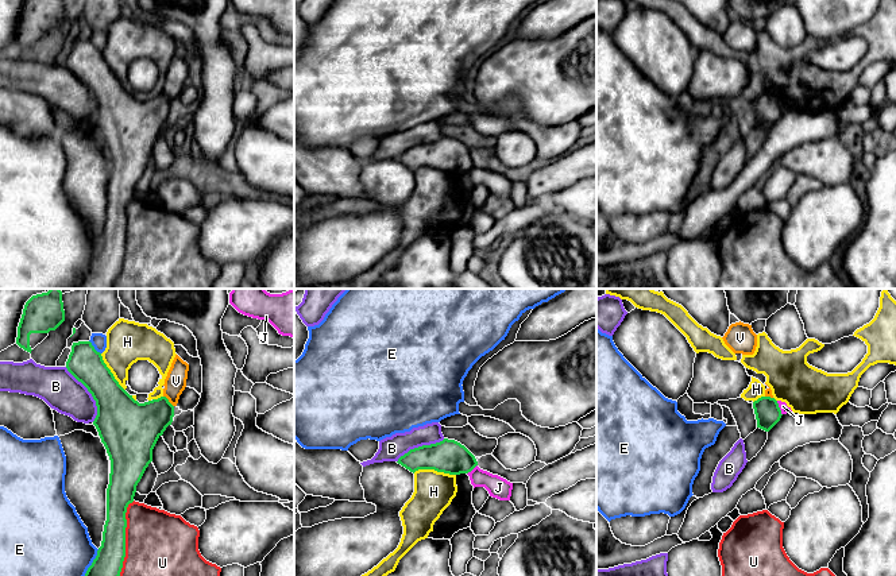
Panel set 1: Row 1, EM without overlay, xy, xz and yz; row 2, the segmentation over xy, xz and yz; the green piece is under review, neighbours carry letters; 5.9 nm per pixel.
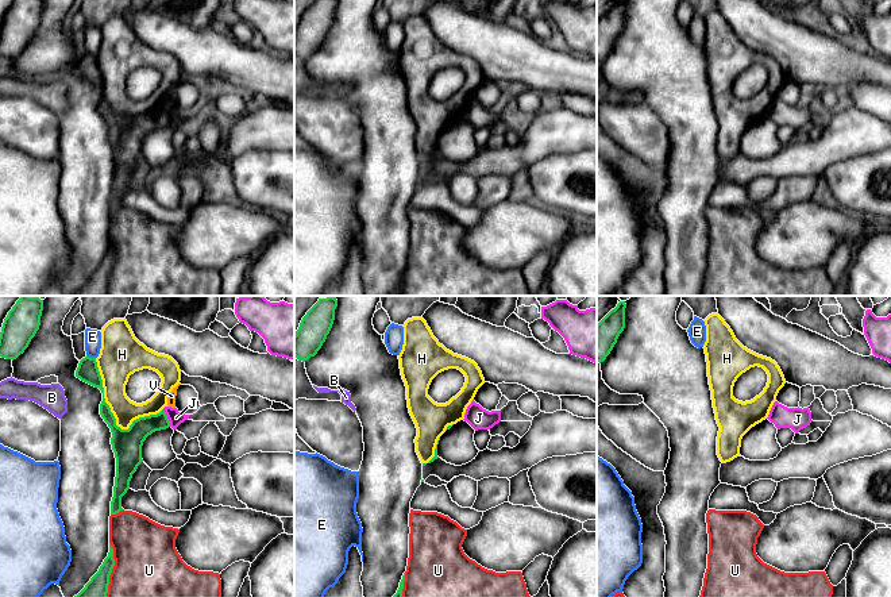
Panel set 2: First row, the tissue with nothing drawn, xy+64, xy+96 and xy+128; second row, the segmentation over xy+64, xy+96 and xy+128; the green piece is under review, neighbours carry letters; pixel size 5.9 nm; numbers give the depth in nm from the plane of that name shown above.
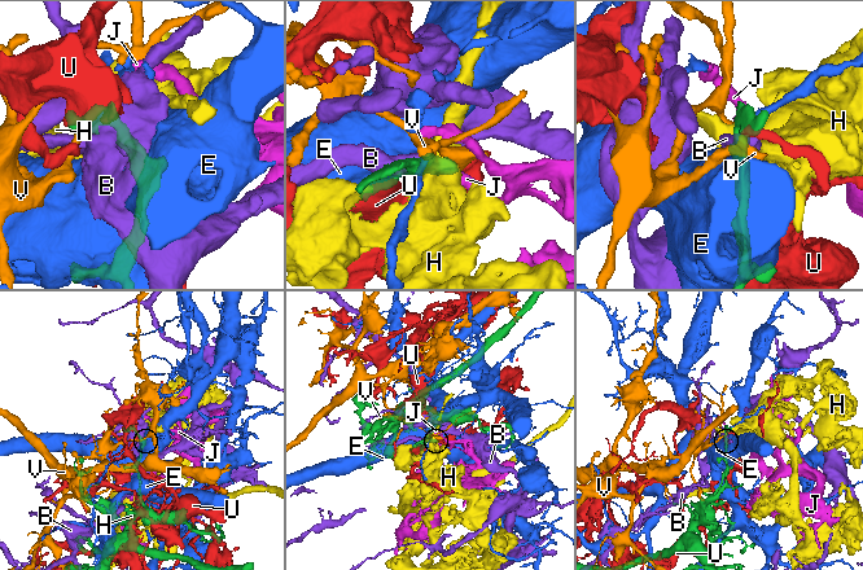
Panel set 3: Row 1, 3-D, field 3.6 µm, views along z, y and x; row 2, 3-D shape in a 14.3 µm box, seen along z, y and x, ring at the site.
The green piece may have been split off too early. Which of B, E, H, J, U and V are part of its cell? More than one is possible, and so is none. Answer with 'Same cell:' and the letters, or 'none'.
Same cell: none

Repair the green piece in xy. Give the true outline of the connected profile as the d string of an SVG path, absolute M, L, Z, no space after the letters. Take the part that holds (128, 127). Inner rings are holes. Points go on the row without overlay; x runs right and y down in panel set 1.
M90 39L73 40L66 66L88 86L96 98L97 113L93 123L111 158L109 182L107 186L107 219L101 244L76 289L113 289L125 255L127 205L134 200L136 183L152 159L152 147L158 136L173 120L174 104L166 94L144 101L135 98L115 77L101 51L94 47Z

